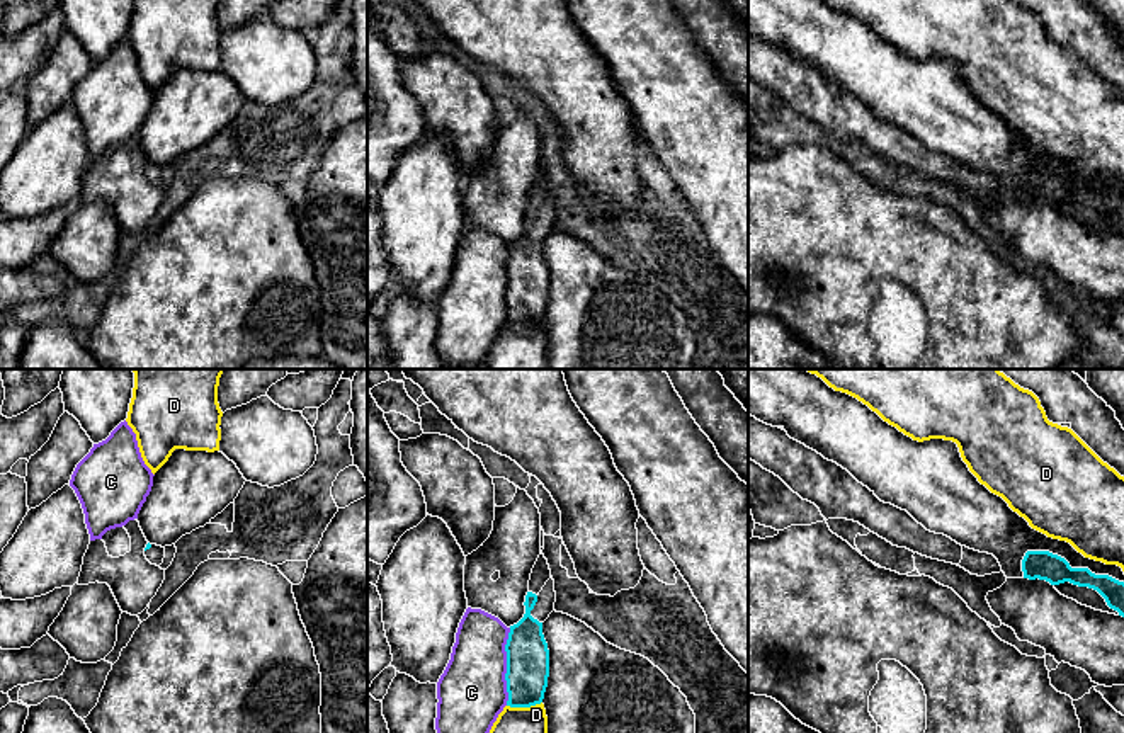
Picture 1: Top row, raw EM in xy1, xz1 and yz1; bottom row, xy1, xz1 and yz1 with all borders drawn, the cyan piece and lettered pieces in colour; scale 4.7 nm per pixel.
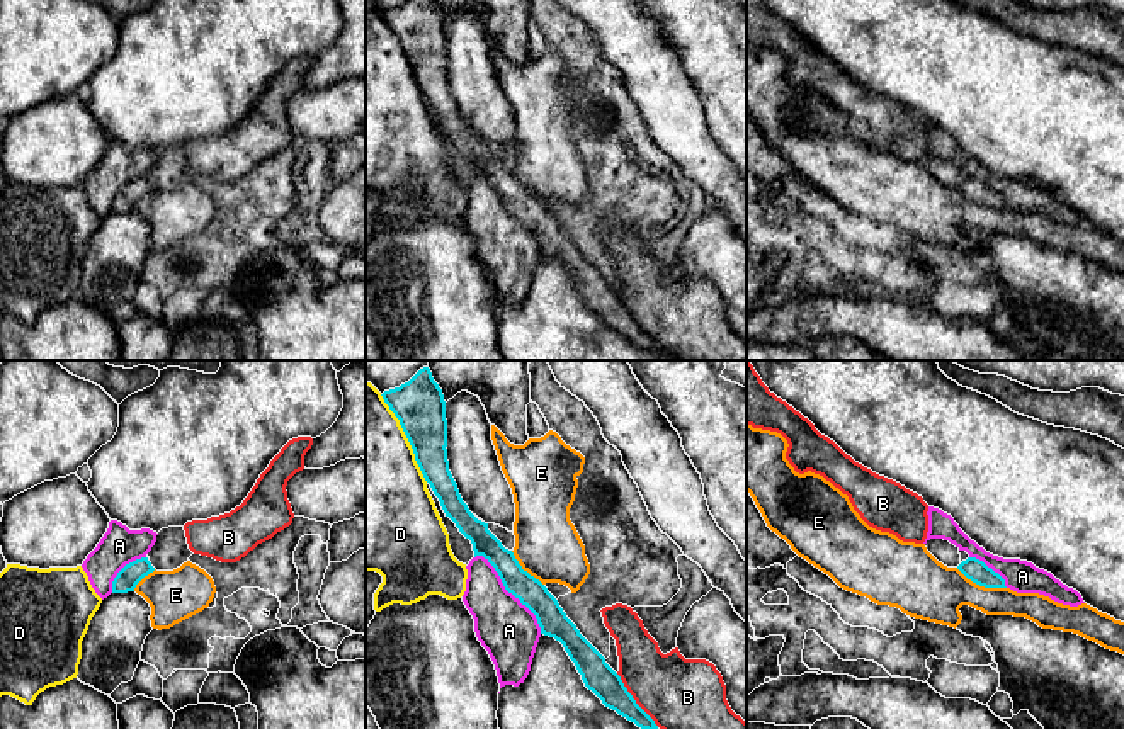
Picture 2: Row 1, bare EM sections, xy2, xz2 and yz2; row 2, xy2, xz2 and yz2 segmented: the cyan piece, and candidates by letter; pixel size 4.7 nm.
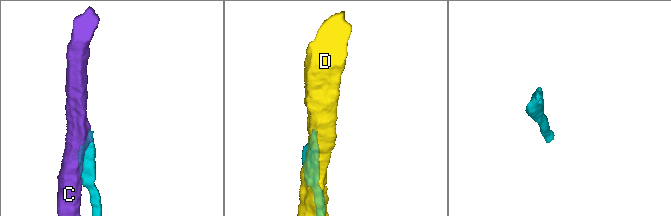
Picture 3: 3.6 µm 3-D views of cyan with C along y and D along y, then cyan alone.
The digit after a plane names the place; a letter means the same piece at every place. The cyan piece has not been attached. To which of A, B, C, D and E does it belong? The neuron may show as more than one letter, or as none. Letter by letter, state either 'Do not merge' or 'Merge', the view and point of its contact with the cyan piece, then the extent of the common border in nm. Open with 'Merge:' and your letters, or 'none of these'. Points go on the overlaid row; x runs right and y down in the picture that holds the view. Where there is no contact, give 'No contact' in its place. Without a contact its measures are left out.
Merge: none of these
A: Do not merge. Touches cyan at xz2 (510, 592). Shared border 480 nm
B: Do not merge. Touches cyan at xz2 (635, 700). Shared border 320 nm
C: Do not merge. Touches cyan at xz1 (507, 667). Shared border 360 nm
D: Do not merge. Touches cyan at xz2 (407, 437). Shared border 480 nm
E: Do not merge. Touches cyan at yz2 (982, 585). Shared border 260 nm

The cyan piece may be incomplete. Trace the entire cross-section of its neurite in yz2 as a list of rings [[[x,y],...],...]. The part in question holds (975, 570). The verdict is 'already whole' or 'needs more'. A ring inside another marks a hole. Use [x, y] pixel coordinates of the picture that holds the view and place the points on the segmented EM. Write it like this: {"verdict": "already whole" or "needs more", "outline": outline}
{"verdict": "already whole", "outline": [[[968,557],[957,569],[973,583],[985,588],[1007,588],[1005,579],[976,557]]]}

